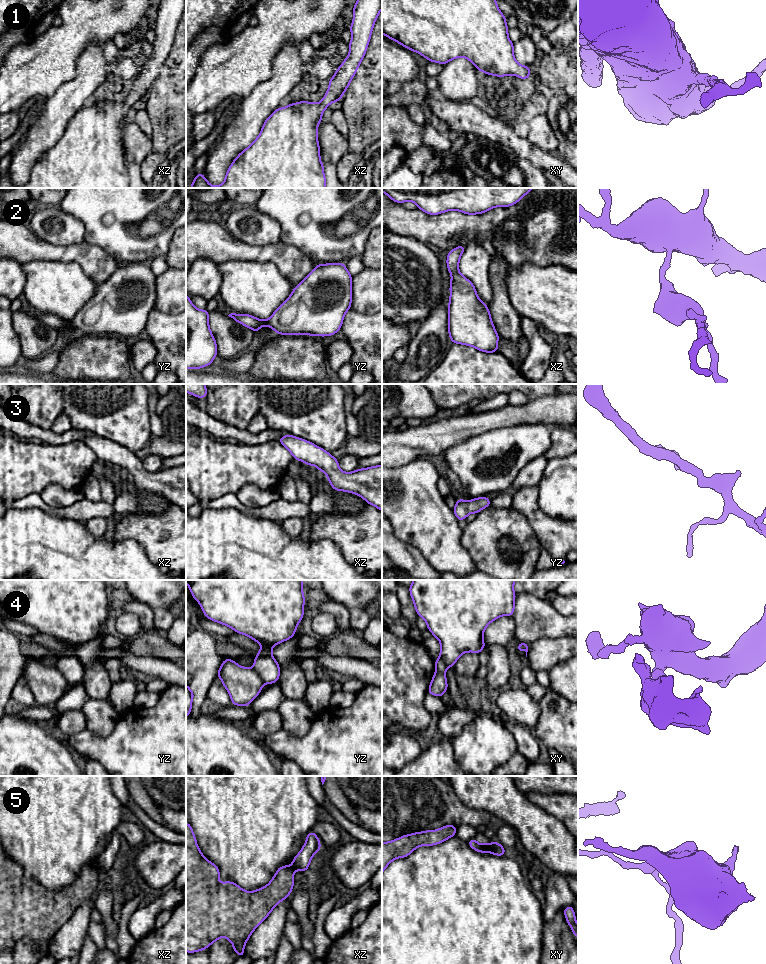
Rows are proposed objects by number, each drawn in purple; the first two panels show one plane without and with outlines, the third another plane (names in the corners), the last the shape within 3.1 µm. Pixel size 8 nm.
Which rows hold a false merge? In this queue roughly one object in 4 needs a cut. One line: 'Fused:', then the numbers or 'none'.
Fused: 4, 5

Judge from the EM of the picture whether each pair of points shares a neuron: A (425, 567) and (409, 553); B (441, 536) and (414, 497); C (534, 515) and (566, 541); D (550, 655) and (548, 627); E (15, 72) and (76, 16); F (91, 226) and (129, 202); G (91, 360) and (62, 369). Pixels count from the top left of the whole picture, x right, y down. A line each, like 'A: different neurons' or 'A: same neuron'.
A: same neuron
B: same neuron
C: same neuron
D: different neurons
E: same neuron
F: same neuron
G: same neuron

